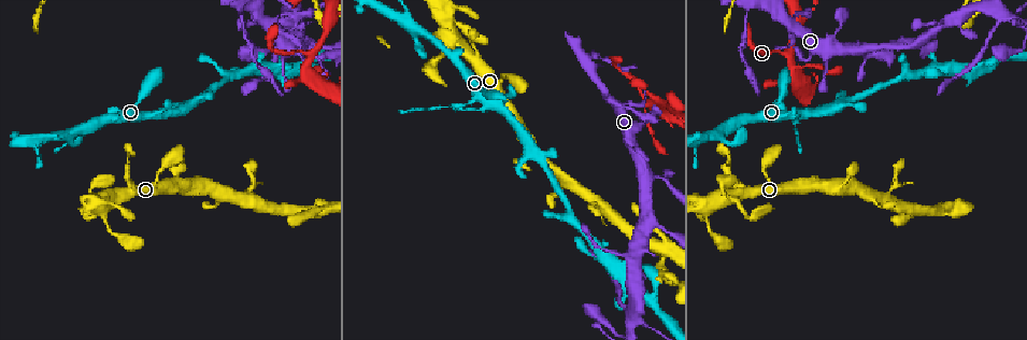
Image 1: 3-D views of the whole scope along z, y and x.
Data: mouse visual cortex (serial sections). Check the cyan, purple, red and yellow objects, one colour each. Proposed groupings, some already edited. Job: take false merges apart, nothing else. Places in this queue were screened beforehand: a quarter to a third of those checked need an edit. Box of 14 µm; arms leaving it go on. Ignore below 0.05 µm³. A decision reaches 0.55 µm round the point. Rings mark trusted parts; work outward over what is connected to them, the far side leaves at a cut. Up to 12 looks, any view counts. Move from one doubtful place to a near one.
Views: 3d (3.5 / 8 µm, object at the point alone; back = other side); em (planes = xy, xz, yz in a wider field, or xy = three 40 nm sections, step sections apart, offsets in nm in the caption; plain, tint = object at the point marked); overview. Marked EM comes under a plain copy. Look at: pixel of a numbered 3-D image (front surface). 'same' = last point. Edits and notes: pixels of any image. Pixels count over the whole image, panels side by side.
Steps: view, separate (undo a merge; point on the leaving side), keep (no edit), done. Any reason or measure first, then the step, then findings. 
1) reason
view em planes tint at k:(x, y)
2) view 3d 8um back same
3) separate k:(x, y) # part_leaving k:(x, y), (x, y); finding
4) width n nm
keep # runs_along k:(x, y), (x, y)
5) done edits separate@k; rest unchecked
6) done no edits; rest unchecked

four-way junction
view 3d 3.5um at 1:(310, 56)

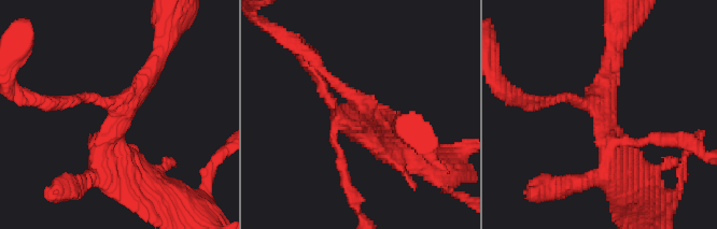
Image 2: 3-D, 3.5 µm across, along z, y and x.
arms 4; arm_widths 150, 250, 300, 300 nm; now the EM
view em xy step 1 tint at 2:(122, 109)

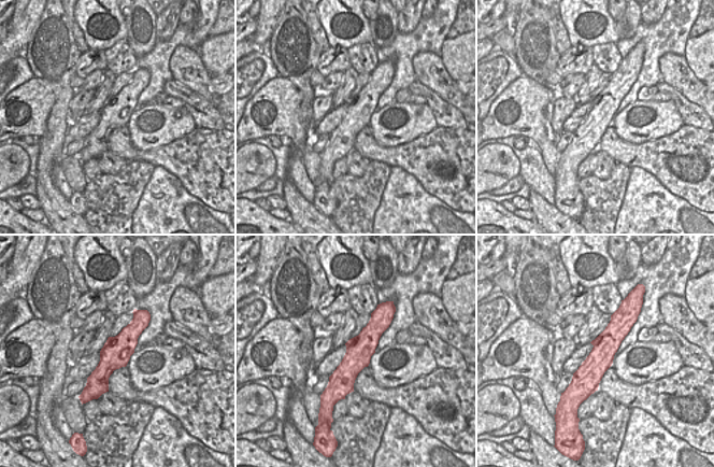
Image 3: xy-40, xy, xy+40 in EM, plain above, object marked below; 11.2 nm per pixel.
width 300 nm
keep # runs_along 3:(380, 315), (379, 323), (332, 395); continuous, no second cell

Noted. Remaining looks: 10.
thin neck
view 3d 3.5um at 1:(241, 14)

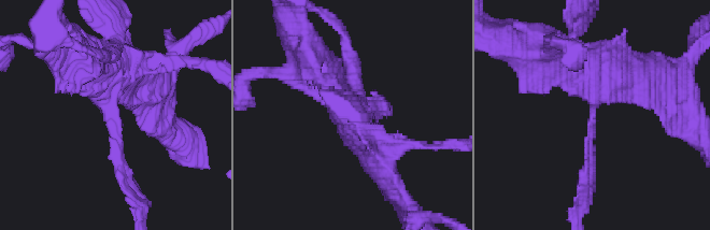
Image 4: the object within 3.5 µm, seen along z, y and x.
arm_widths 150, 450 nm; shape alone is not enough
view em xy step 3 tint at 4:(590, 119)

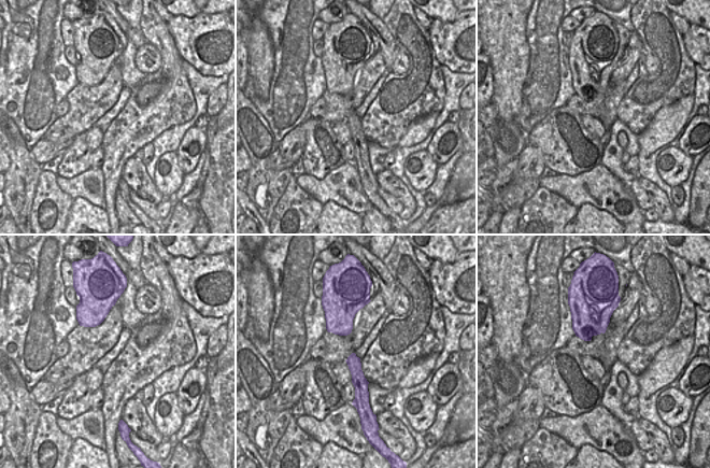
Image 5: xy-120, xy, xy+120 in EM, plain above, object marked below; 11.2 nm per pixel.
keep # runs_along 4:(624, 72), (599, 78), (583, 187); one cell here

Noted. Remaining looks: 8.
narrows sharply
view 3d 3.5um at 1:(868, 58)

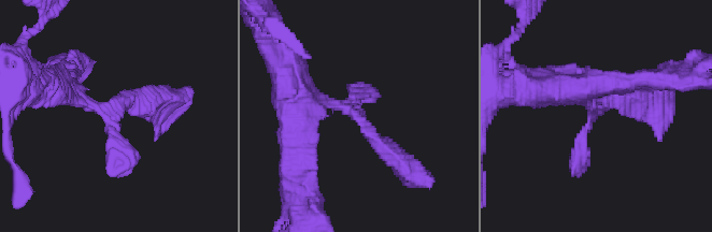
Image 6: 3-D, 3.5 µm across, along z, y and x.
view em xy step 5 tint at 6:(112, 110)

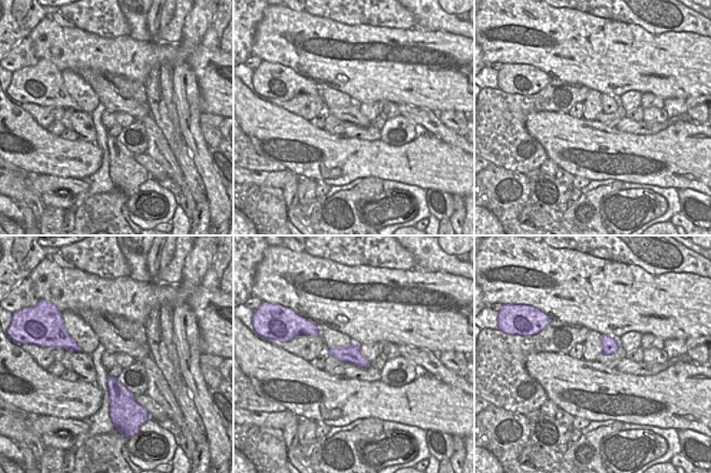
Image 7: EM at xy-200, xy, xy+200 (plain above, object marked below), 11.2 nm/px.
width 200 nm
keep # runs_along 6:(295, 88), (351, 110), (400, 164); one cell here

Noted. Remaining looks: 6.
thin neck
view 3d 3.5um at 1:(476, 110)

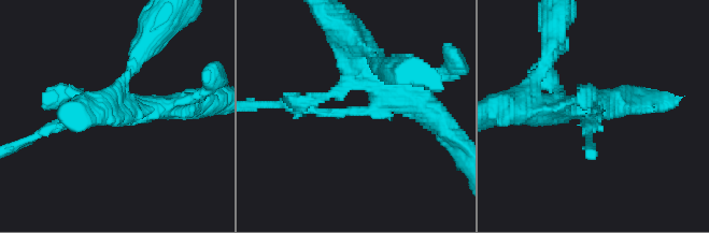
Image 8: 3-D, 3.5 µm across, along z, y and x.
arm_widths 200, 400 nm
view em planes tint at 8:(351, 108)

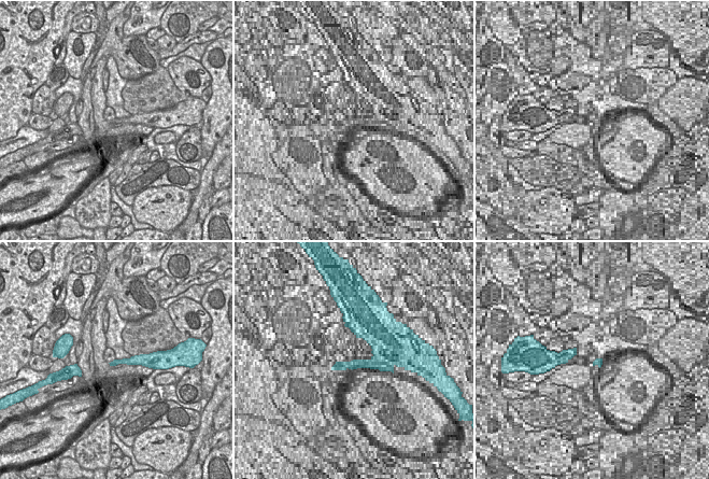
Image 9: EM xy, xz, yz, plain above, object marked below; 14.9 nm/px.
another direction
view em xy step 3 tint same

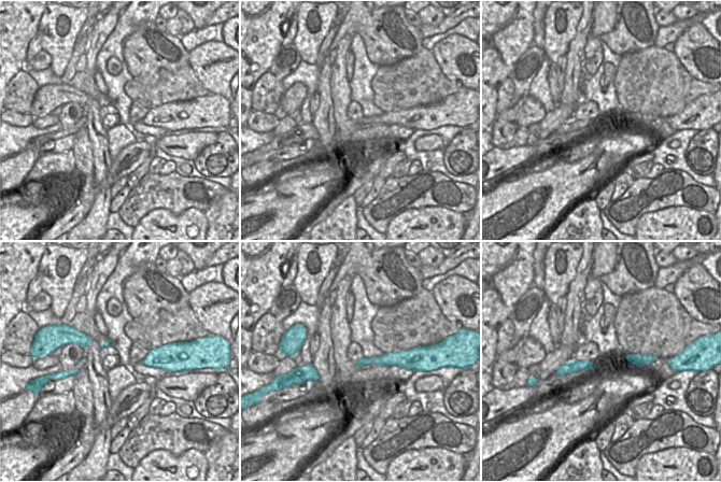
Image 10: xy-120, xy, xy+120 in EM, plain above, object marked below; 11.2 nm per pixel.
separate 8:(314, 110) # two cells meet here

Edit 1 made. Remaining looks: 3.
view overview

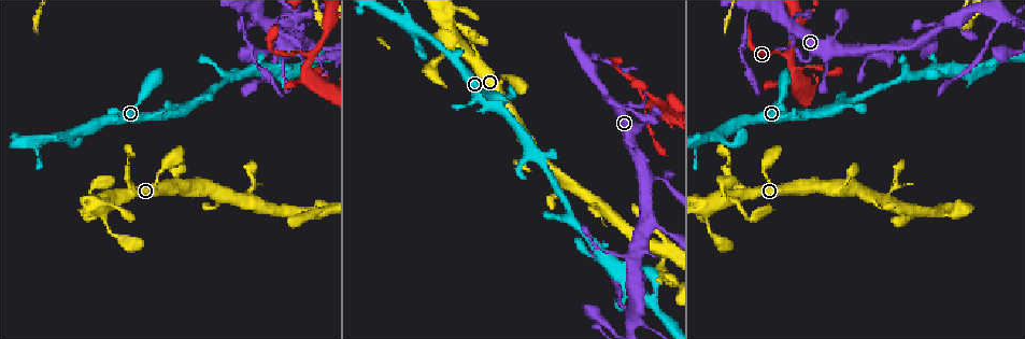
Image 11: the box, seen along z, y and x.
calibre changes
view 3d 3.5um at 11:(660, 248)

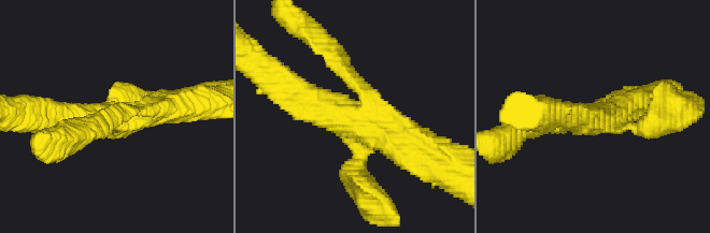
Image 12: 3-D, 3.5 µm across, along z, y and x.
keep # runs_along 12:(293, 88), (369, 121), (379, 102), (352, 77); all the same cell

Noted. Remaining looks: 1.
done edits separate@8; rest unchecked

